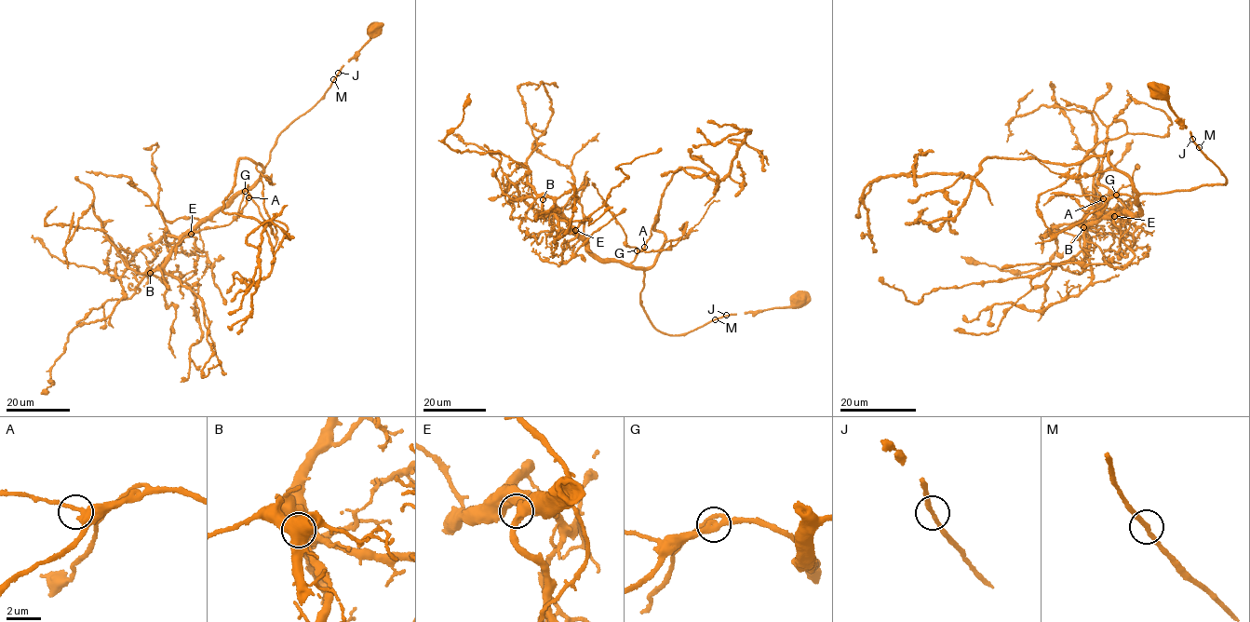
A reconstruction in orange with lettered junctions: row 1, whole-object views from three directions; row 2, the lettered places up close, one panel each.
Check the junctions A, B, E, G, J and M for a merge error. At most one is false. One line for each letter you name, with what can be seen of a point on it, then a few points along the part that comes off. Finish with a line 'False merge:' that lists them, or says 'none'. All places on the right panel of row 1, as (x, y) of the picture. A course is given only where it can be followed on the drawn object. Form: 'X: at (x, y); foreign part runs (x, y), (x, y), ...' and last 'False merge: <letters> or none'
False merge: none

